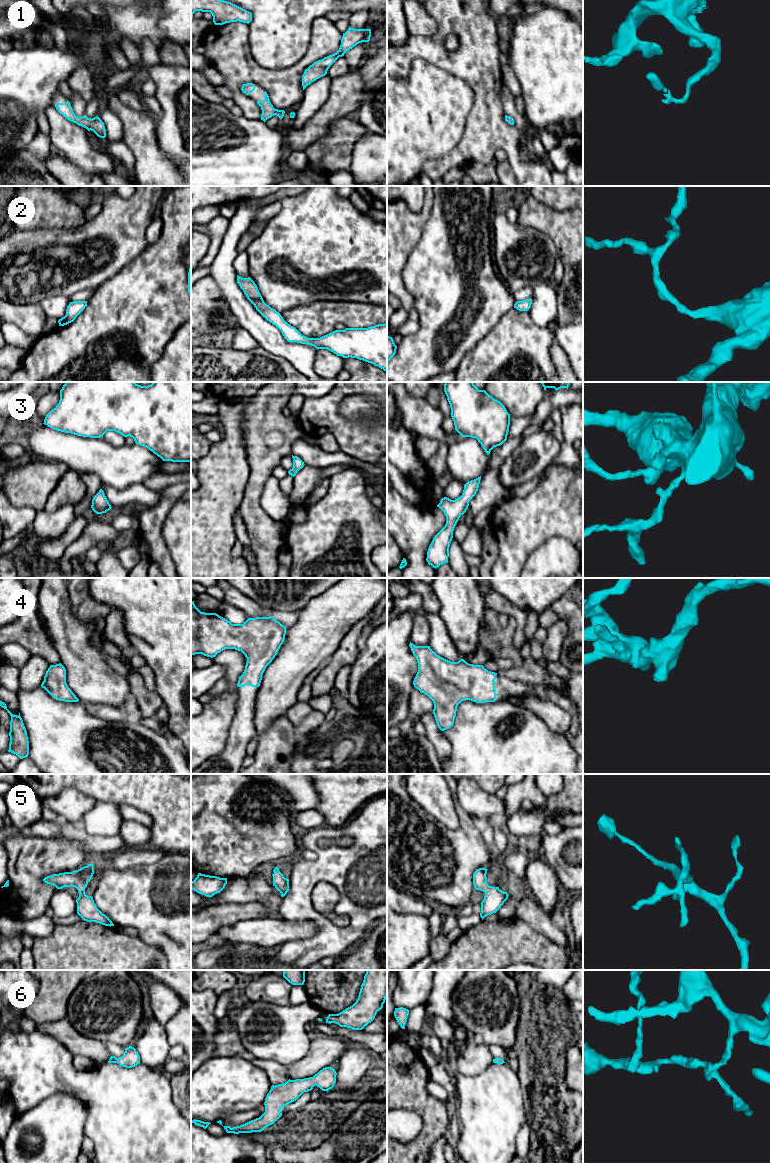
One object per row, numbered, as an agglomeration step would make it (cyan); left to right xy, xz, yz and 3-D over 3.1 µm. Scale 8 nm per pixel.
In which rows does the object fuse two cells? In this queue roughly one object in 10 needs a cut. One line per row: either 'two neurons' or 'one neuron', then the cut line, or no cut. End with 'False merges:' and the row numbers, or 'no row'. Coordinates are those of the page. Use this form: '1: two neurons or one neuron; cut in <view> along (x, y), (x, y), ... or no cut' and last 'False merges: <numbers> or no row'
1: one neuron; no cut
2: one neuron; no cut
3: one neuron; no cut
4: one neuron; no cut
5: one neuron; no cut
6: one neuron; no cut
False merges: no row

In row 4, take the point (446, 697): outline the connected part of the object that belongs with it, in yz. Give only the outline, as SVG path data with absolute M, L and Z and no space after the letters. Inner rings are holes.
M411 642L409 646L418 663L418 672L413 685L433 701L433 714L441 731L453 726L457 707L462 701L471 700L476 703L496 701L494 681L497 673L488 671L483 665L469 664L464 659L458 662L448 661L433 652L430 646L416 646Z

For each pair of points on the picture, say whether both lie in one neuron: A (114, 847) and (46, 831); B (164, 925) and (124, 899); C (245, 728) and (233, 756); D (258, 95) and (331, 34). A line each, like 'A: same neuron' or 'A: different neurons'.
A: same neuron
B: same neuron
C: same neuron
D: different neurons

